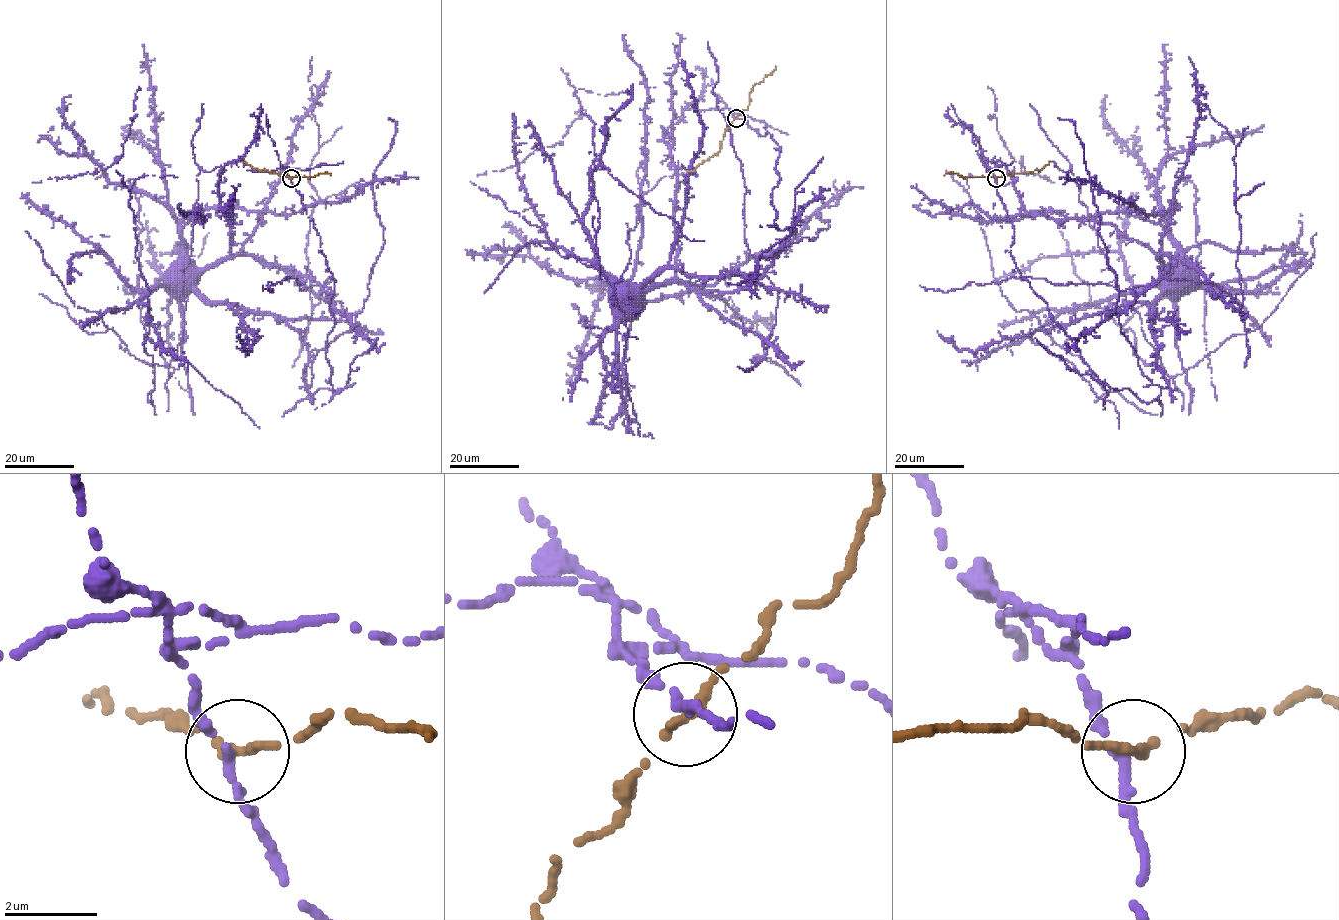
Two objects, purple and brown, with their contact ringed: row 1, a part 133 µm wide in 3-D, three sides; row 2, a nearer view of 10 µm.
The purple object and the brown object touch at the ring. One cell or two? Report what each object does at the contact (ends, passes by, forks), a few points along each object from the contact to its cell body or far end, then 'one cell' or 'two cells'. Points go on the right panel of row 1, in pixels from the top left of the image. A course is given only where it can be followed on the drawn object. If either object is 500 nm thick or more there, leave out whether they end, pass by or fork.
purple passes by | brown passes by | purple via (996, 178), (1016, 267), (1108, 392), (1160, 388), (1120, 329), (1091, 183), (1177, 208), (1168, 268) | brown via (996, 178), (1040, 170), (1050, 161) | one cell

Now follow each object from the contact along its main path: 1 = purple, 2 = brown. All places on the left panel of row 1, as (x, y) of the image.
1: (290, 178), (334, 280), (342, 390), (307, 394), (384, 243), (370, 183), (288, 215), (192, 209), (182, 268)
2: (291, 178), (258, 170), (241, 161)

